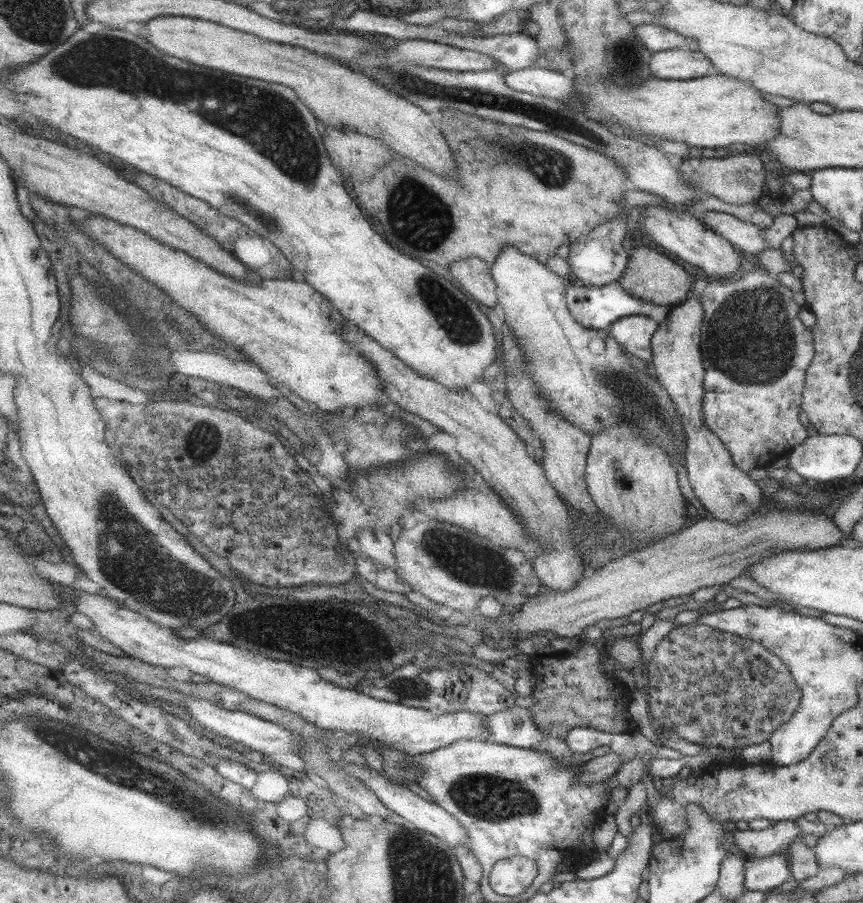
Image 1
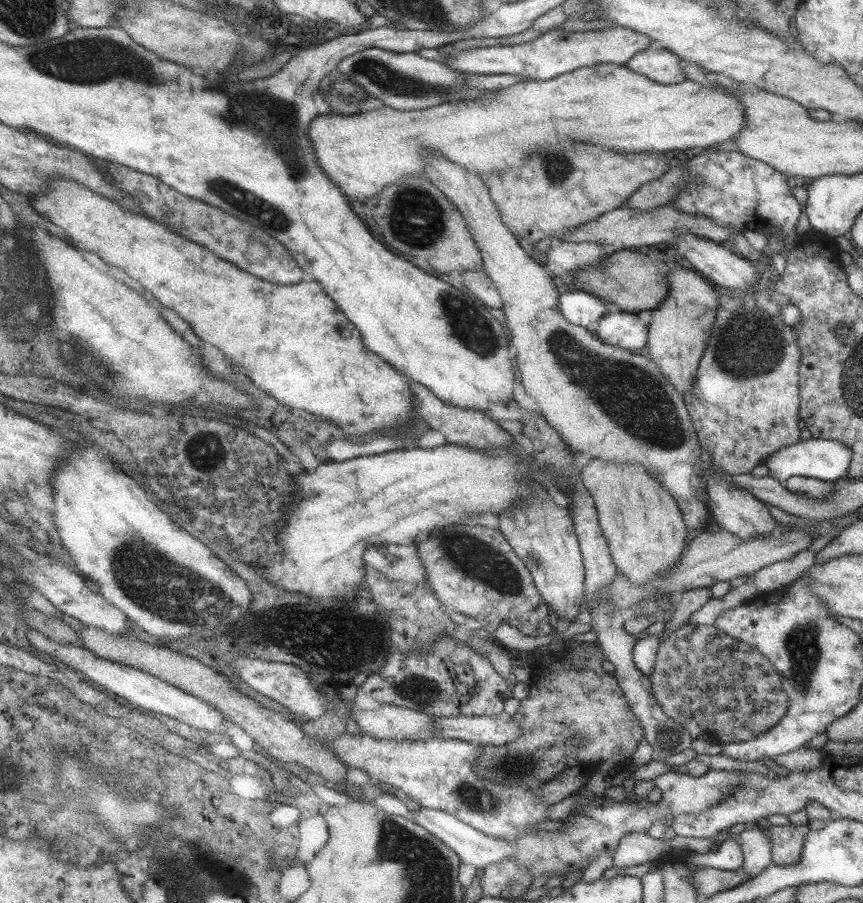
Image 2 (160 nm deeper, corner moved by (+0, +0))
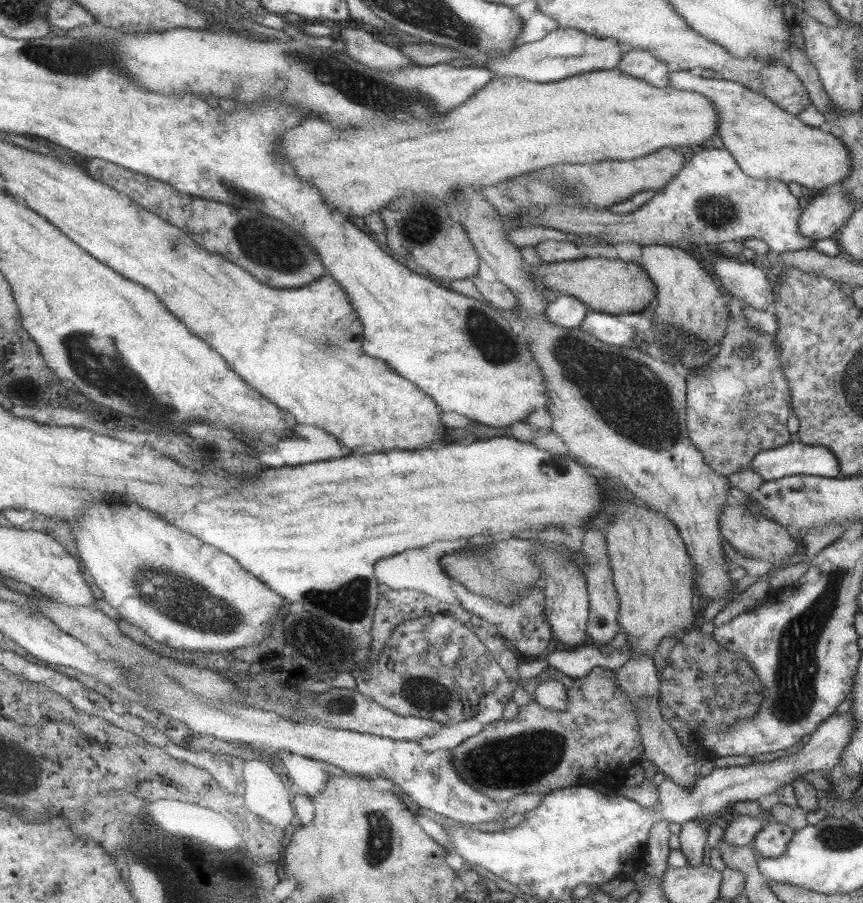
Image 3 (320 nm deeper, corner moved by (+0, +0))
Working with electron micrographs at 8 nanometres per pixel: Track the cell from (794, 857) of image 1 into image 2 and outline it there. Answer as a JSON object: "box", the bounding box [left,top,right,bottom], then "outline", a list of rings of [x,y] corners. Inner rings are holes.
{"box":[767,822,808,866],"outline":[[[791,822],[785,826],[771,825],[767,835],[772,862],[779,866],[797,864],[808,830],[808,825],[794,825]]]}

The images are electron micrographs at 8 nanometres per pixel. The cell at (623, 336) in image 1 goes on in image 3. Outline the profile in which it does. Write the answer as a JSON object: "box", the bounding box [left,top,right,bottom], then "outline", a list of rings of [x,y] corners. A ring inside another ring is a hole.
{"box":[578,311,635,346],"outline":[[[587,311],[578,327],[594,336],[599,342],[613,346],[631,342],[635,332],[632,327],[620,322],[616,315],[595,311]]]}

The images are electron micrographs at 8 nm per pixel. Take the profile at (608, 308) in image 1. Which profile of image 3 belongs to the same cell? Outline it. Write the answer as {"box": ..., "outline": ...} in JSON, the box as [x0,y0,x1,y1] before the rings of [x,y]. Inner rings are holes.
{"box":[542,294,588,328],"outline":[[[558,294],[545,305],[542,314],[555,326],[571,328],[579,326],[587,311],[588,308],[572,296]]]}

